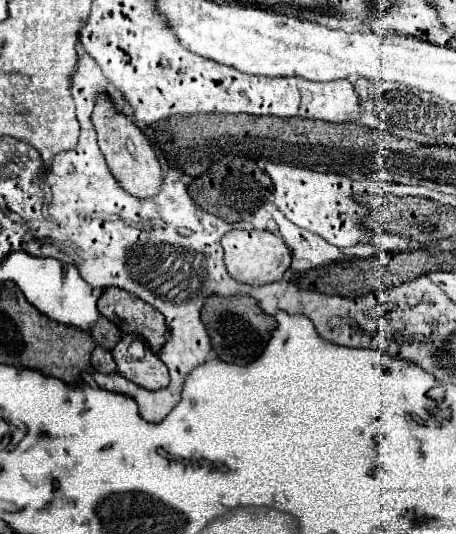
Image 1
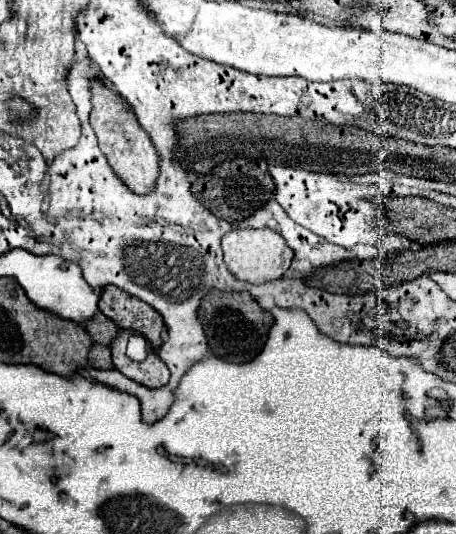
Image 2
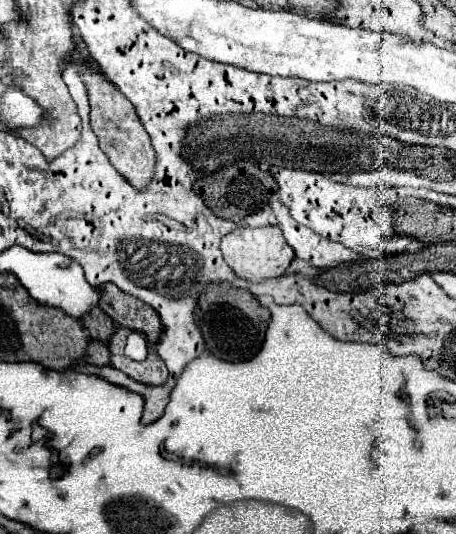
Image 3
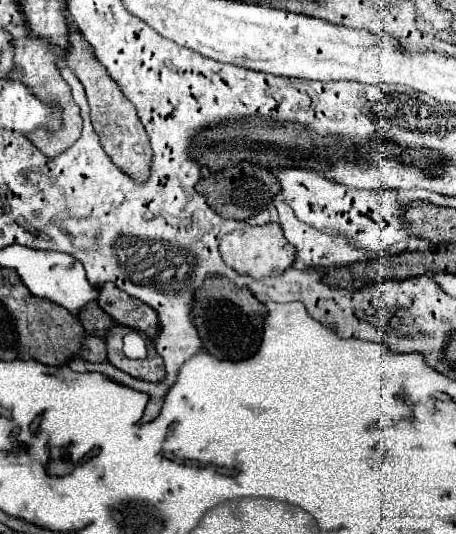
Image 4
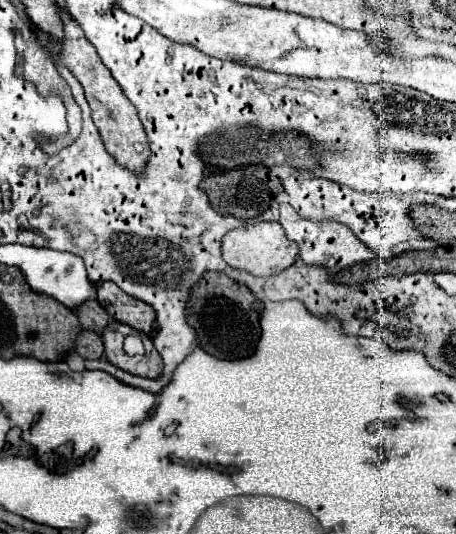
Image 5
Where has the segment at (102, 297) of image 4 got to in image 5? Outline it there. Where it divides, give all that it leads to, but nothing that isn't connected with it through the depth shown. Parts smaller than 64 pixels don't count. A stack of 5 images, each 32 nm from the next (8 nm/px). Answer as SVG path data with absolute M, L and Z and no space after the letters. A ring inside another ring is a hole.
M104 282L98 286L98 302L114 320L128 324L144 334L152 332L152 322L156 316L154 308L142 300L128 296L114 282Z

